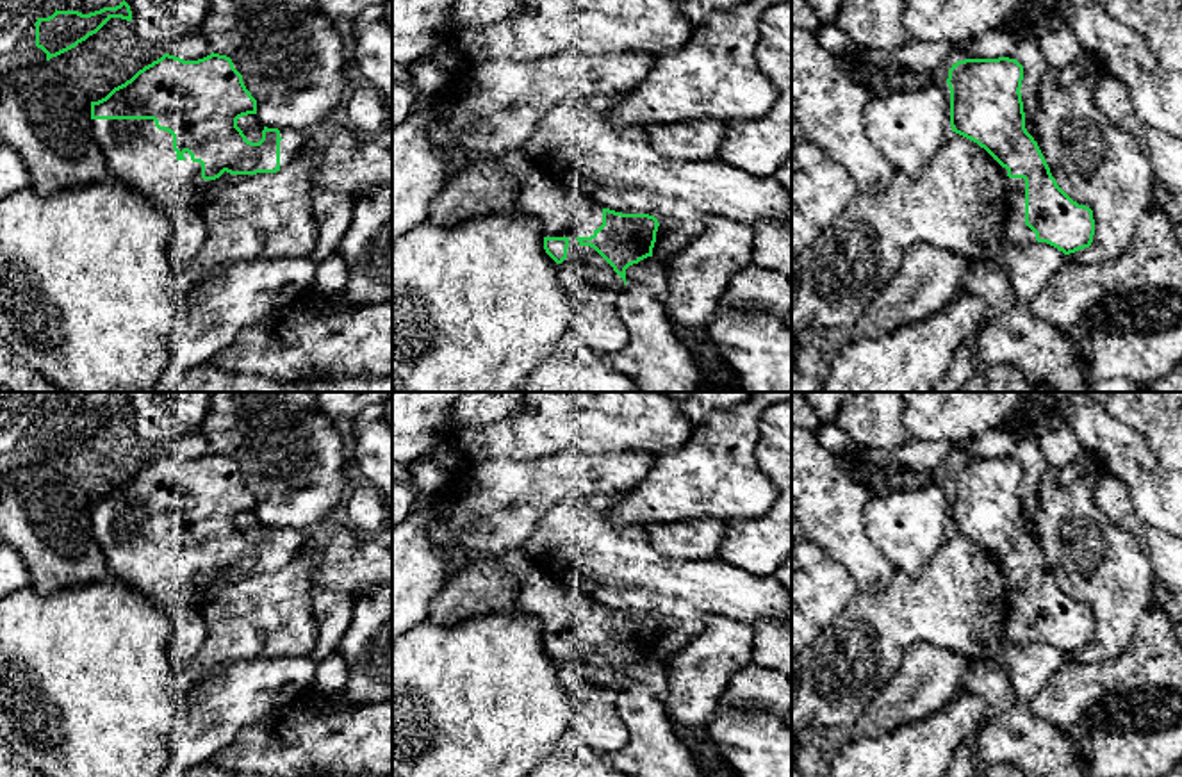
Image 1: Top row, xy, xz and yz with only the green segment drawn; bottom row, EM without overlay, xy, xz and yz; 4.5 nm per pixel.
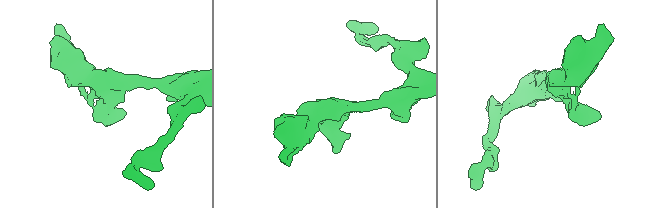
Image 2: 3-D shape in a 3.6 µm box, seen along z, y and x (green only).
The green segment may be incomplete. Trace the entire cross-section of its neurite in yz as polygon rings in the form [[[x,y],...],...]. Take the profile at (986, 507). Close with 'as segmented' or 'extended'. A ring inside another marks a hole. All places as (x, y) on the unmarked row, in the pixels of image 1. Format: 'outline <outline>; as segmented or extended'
outline [[[964,458],[948,469],[952,531],[977,542],[1002,567],[1009,618],[1004,633],[1013,645],[1047,642],[1064,654],[1089,647],[1095,634],[1093,609],[1073,601],[1055,581],[1050,567],[1025,528],[1022,501],[1023,465],[1016,458]]]; extended

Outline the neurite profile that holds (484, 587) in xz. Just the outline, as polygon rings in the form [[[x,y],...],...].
[[[472,558],[447,576],[430,604],[428,620],[435,626],[455,626],[472,617],[510,611],[515,608],[517,588],[501,558]]]

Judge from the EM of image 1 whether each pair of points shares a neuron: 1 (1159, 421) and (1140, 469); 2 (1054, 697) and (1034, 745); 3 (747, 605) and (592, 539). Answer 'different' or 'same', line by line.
1: different
2: different
3: same

